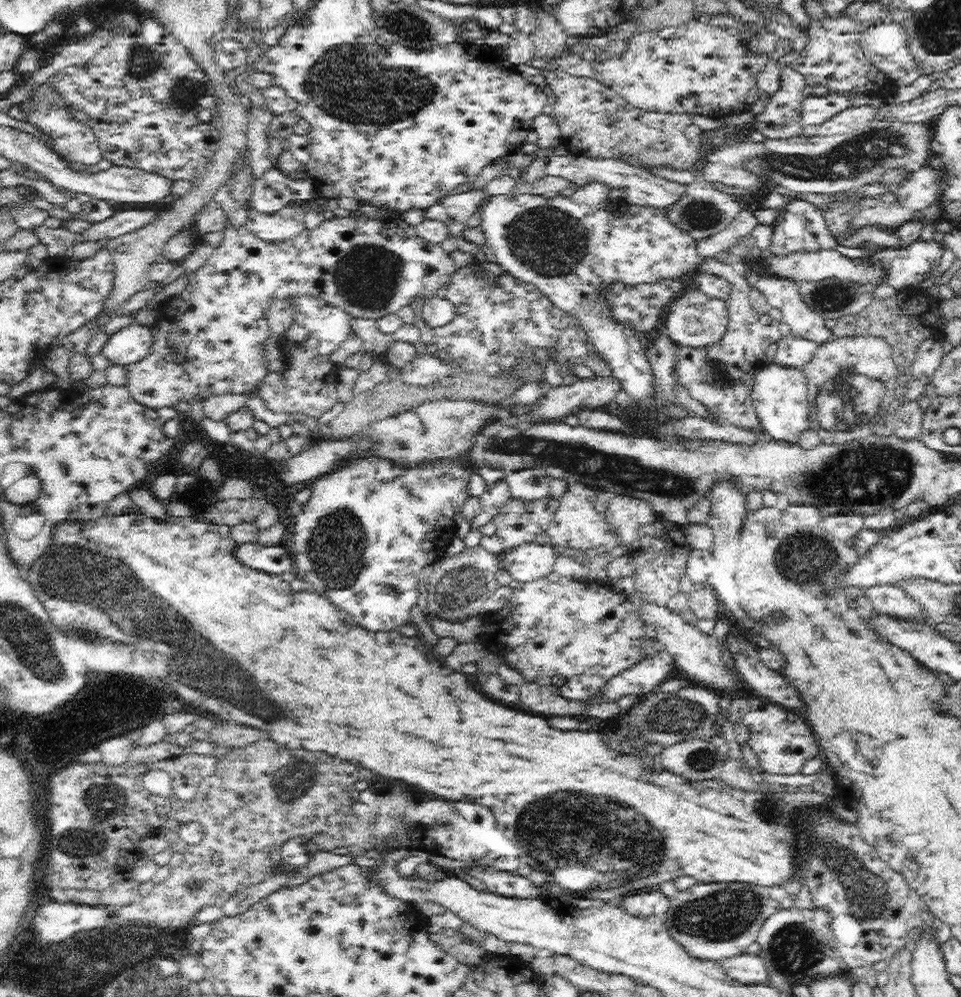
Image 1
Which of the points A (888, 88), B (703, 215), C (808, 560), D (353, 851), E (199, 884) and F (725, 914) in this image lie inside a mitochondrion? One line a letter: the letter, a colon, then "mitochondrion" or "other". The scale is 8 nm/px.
A: other
B: mitochondrion
C: mitochondrion
D: other
E: mitochondrion
F: mitochondrion

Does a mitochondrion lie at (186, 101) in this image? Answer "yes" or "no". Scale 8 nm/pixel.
yes

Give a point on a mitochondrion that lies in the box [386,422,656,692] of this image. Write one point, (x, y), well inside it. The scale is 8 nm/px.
(454, 590)

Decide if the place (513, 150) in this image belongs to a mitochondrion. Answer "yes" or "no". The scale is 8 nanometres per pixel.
no

